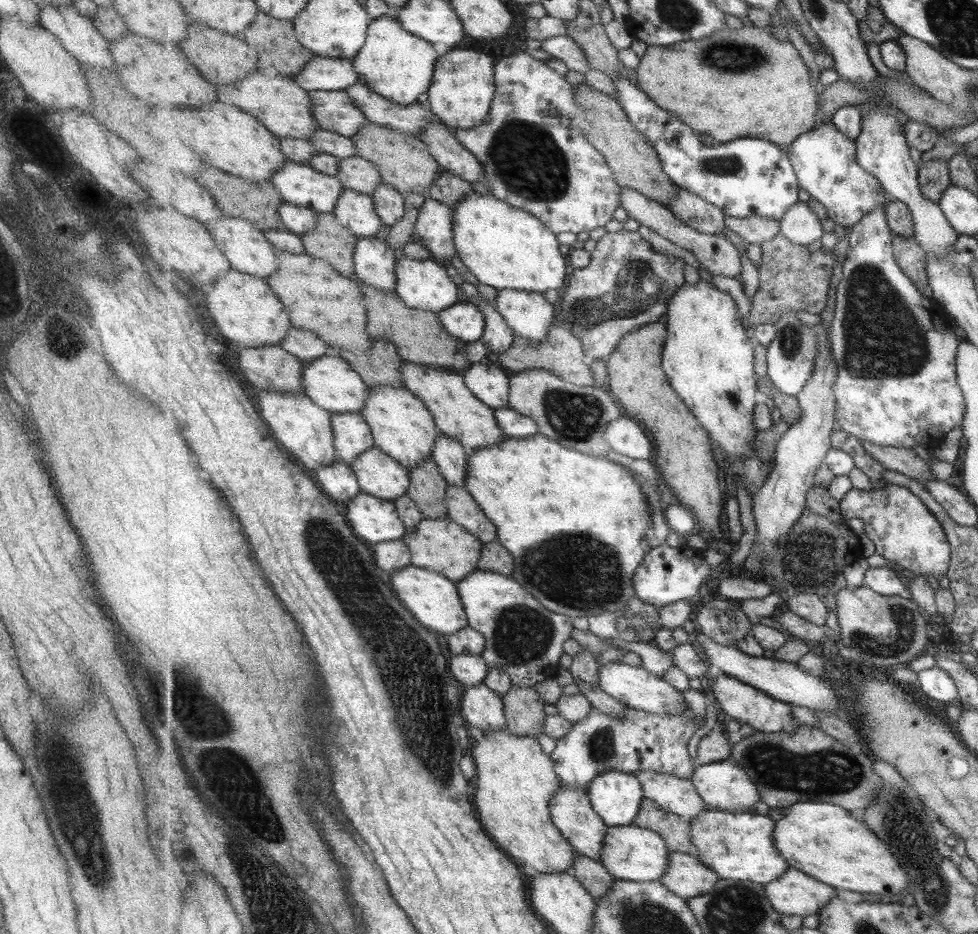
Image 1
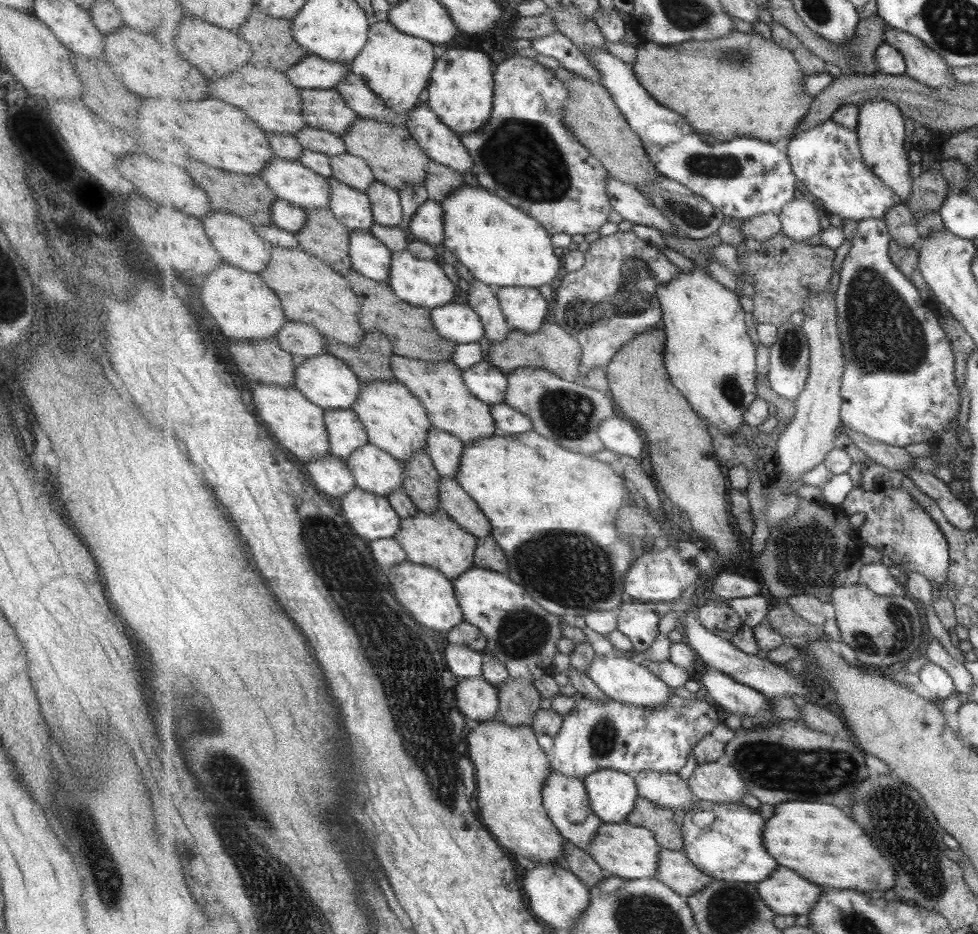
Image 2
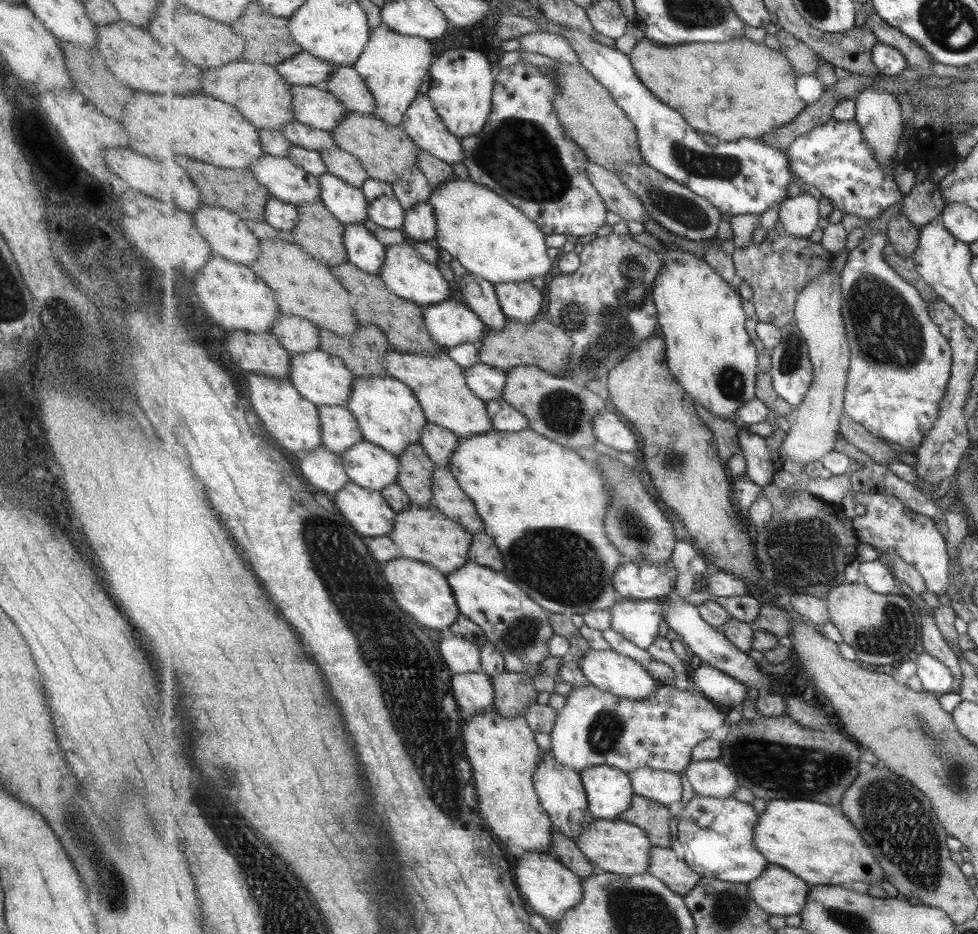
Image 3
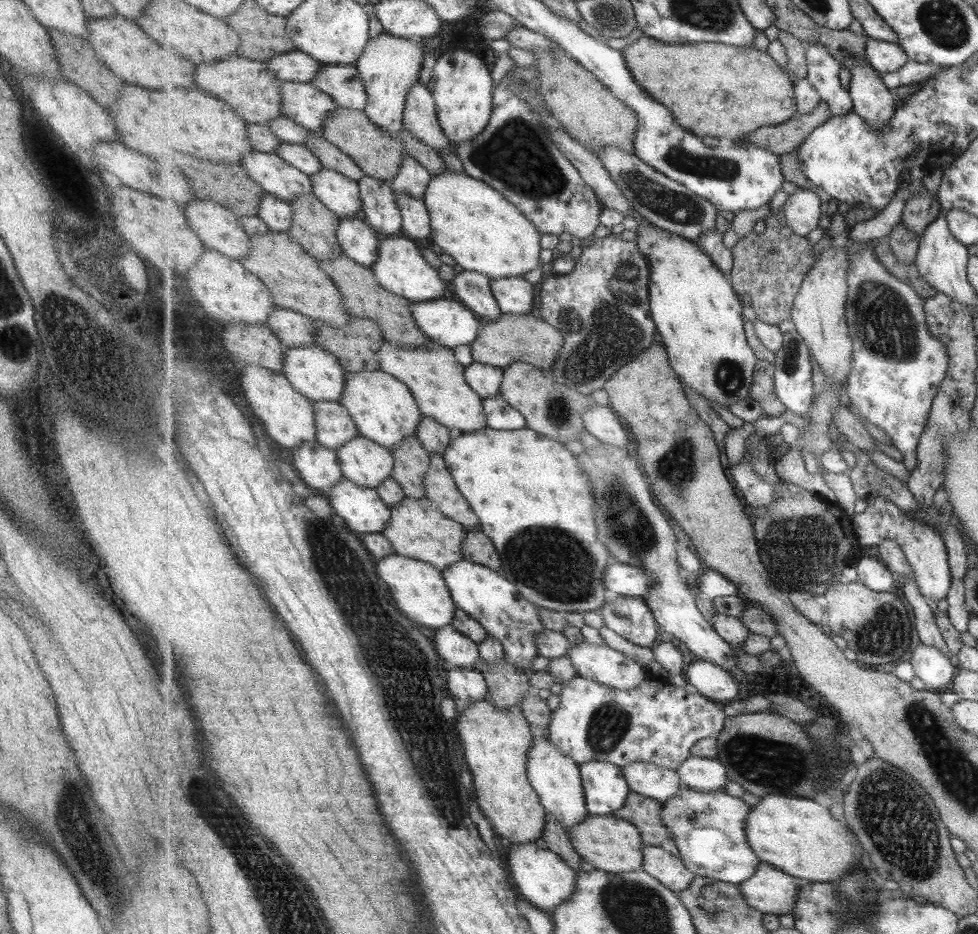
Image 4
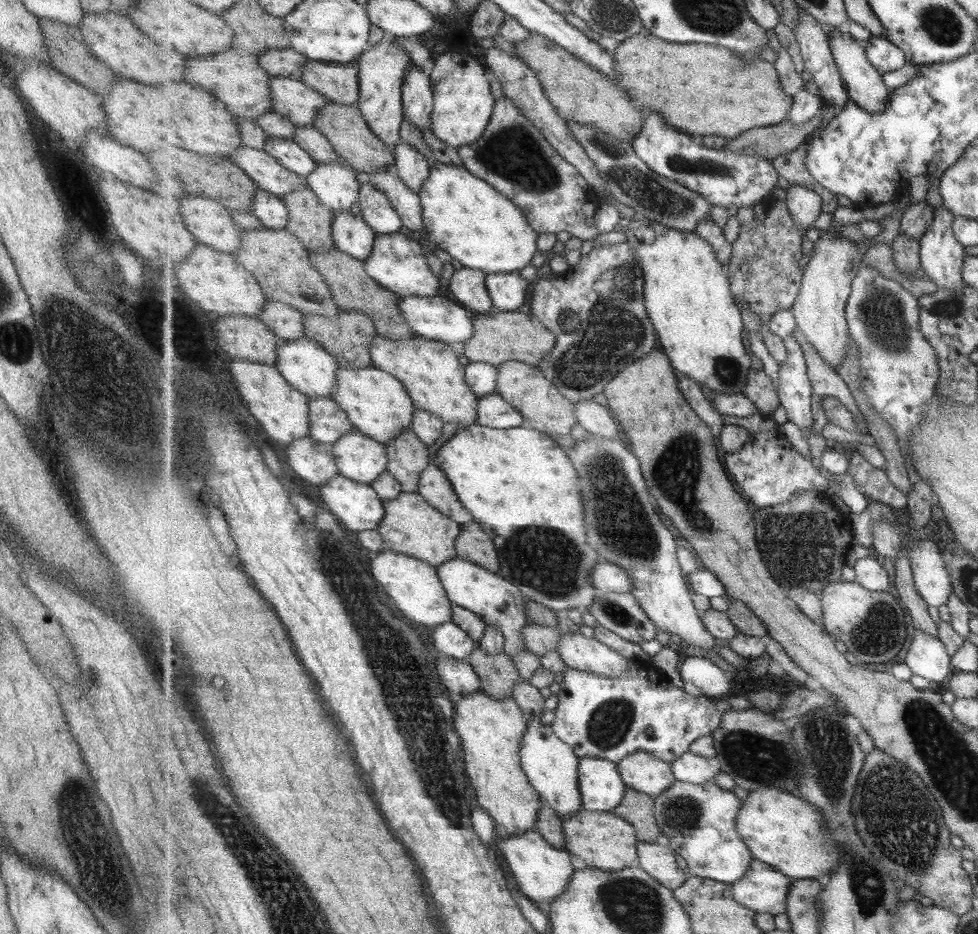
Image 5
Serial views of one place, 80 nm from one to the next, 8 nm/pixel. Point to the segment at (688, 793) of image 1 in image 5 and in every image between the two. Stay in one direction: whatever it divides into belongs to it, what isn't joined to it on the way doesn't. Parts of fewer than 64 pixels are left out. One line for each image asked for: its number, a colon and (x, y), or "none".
2: (668, 790)
3: (665, 787)
4: (648, 779)
5: (641, 770)

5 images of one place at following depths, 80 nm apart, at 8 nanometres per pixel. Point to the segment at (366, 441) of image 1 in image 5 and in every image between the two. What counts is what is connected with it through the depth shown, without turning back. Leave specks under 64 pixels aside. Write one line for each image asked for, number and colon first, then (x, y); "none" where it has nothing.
2: (348, 433)
3: (341, 430)
4: (336, 426)
5: (328, 421)

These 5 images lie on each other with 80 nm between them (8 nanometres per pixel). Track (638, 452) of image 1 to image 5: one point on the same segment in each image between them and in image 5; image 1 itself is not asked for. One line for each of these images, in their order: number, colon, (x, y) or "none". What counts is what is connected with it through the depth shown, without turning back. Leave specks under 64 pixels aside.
2: (621, 437)
3: (613, 430)
4: (603, 422)
5: (595, 418)

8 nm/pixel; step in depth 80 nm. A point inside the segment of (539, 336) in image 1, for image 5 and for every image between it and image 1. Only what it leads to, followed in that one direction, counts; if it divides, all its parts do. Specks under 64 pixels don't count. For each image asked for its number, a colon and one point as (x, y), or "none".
2: (526, 309)
3: (521, 301)
4: (515, 295)
5: (509, 291)

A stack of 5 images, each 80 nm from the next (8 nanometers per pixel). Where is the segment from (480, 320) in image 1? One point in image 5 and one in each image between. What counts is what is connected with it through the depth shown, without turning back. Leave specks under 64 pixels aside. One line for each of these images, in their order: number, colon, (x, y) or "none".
2: (459, 323)
3: (451, 323)
4: (450, 323)
5: (436, 318)

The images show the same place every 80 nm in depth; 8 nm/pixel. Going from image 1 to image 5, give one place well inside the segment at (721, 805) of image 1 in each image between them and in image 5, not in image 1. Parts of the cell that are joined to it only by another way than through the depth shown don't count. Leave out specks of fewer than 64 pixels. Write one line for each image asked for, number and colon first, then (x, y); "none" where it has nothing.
2: (718, 781)
3: (714, 778)
4: (705, 774)
5: (689, 767)

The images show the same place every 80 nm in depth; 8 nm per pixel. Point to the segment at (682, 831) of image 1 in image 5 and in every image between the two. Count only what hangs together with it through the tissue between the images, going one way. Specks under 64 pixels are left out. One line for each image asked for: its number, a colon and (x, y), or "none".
2: (648, 814)
3: (655, 818)
4: (645, 813)
5: (637, 807)

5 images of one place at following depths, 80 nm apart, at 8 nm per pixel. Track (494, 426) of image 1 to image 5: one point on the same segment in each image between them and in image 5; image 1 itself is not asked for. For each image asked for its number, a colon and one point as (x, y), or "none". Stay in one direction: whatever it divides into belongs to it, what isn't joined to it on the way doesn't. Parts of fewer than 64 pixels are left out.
2: (440, 385)
3: (439, 382)
4: (438, 380)
5: (430, 370)

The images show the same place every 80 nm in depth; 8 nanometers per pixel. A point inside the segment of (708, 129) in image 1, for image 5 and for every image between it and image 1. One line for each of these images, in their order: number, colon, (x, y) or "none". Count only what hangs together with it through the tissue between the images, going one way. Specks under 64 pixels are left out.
2: (744, 85)
3: (741, 89)
4: (724, 91)
5: (737, 95)

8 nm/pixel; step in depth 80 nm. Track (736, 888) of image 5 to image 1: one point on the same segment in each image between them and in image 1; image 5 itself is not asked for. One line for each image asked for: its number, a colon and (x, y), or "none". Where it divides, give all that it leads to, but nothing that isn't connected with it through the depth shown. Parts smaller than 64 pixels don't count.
1: (796, 893)
2: (789, 893)
3: (778, 891)
4: (772, 891)

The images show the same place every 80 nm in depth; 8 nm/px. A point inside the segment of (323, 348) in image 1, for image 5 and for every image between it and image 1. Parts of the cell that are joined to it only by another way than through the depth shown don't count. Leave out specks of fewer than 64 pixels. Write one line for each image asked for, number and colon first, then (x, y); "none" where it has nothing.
2: (302, 340)
3: (297, 334)
4: (295, 329)
5: (287, 323)

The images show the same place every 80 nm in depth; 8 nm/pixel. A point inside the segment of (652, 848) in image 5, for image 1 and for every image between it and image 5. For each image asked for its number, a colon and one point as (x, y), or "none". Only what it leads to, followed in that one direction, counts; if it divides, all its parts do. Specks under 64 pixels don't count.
1: (686, 875)
2: (676, 869)
3: (676, 873)
4: (672, 871)

